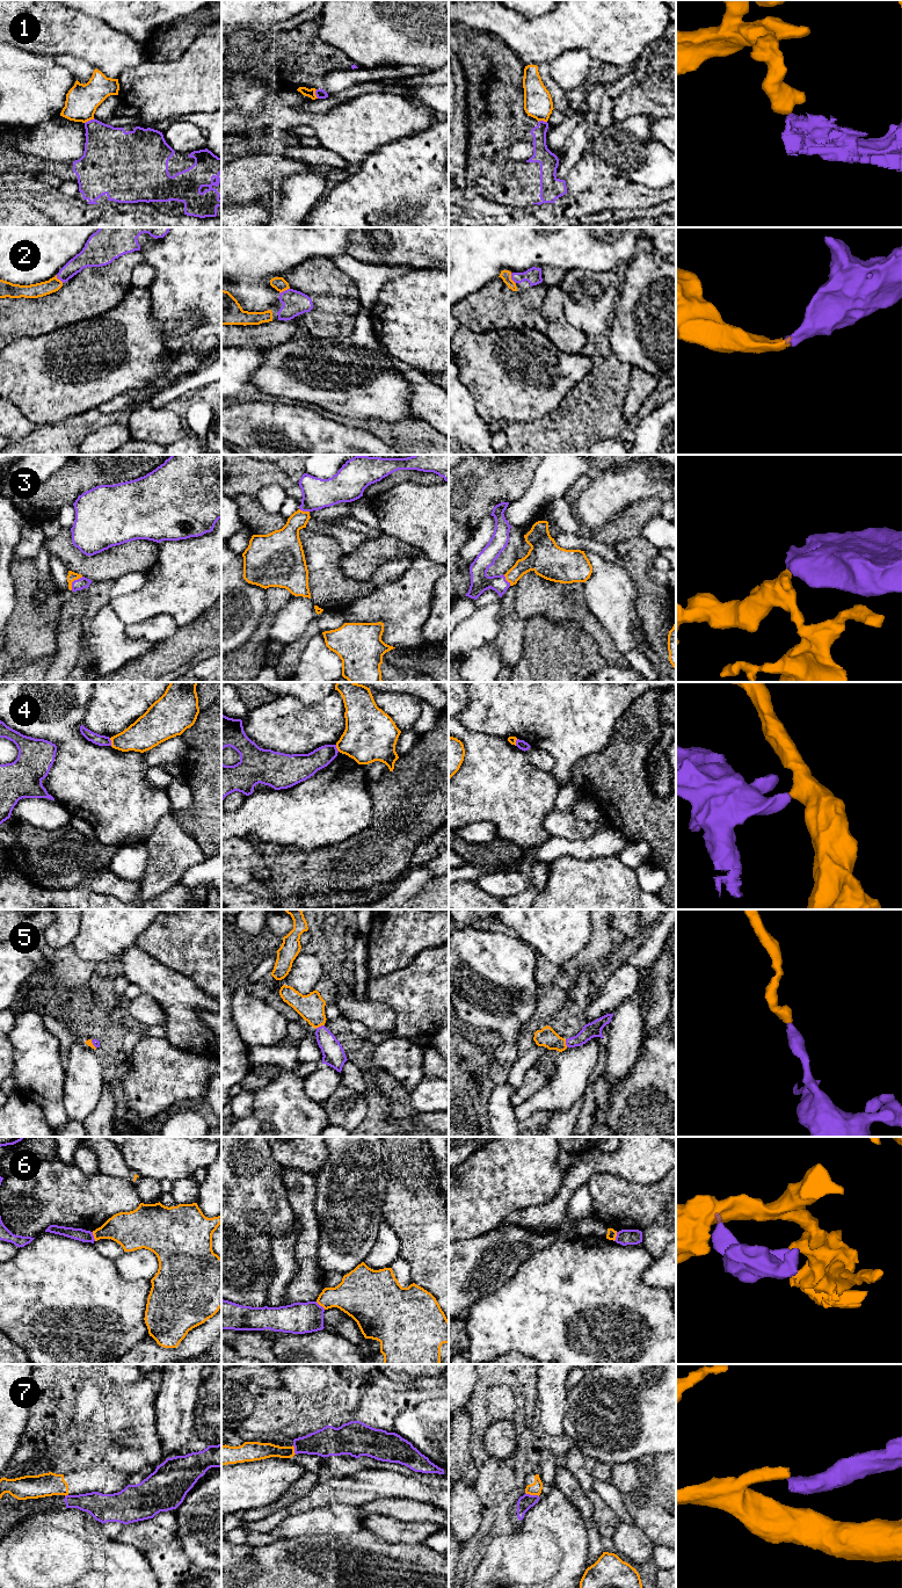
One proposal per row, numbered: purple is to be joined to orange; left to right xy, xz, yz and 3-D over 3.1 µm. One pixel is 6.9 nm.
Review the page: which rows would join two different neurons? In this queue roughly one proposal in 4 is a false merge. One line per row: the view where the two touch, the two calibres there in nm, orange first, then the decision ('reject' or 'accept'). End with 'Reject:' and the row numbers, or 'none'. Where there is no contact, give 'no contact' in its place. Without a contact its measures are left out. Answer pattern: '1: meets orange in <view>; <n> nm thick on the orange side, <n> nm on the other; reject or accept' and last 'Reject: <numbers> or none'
1: meets orange in xy; 220 nm thick on the orange side, 320 nm on the other; reject
2: meets orange in yz; 80 nm thick on the orange side, 110 nm on the other; accept
3: meets orange in xy; 60 nm thick on the orange side, 80 nm on the other; accept
4: meets orange in xy; 220 nm thick on the orange side, 80 nm on the other; reject
5: meets orange in xz; 190 nm thick on the orange side, 150 nm on the other; accept
6: meets orange in xy; 240 nm thick on the orange side, 90 nm on the other; reject
7: meets orange in yz; 90 nm thick on the orange side, 100 nm on the other; reject
Reject: 1, 4, 6, 7

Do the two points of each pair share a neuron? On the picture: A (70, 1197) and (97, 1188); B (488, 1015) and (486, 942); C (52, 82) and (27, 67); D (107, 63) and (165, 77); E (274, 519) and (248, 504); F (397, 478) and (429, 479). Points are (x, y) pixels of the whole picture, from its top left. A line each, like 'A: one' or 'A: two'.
A: one
B: one
C: one
D: two
E: one
F: one

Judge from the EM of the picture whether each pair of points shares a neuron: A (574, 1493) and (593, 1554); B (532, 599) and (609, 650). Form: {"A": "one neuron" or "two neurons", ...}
{"A": "one neuron", "B": "one neuron"}

